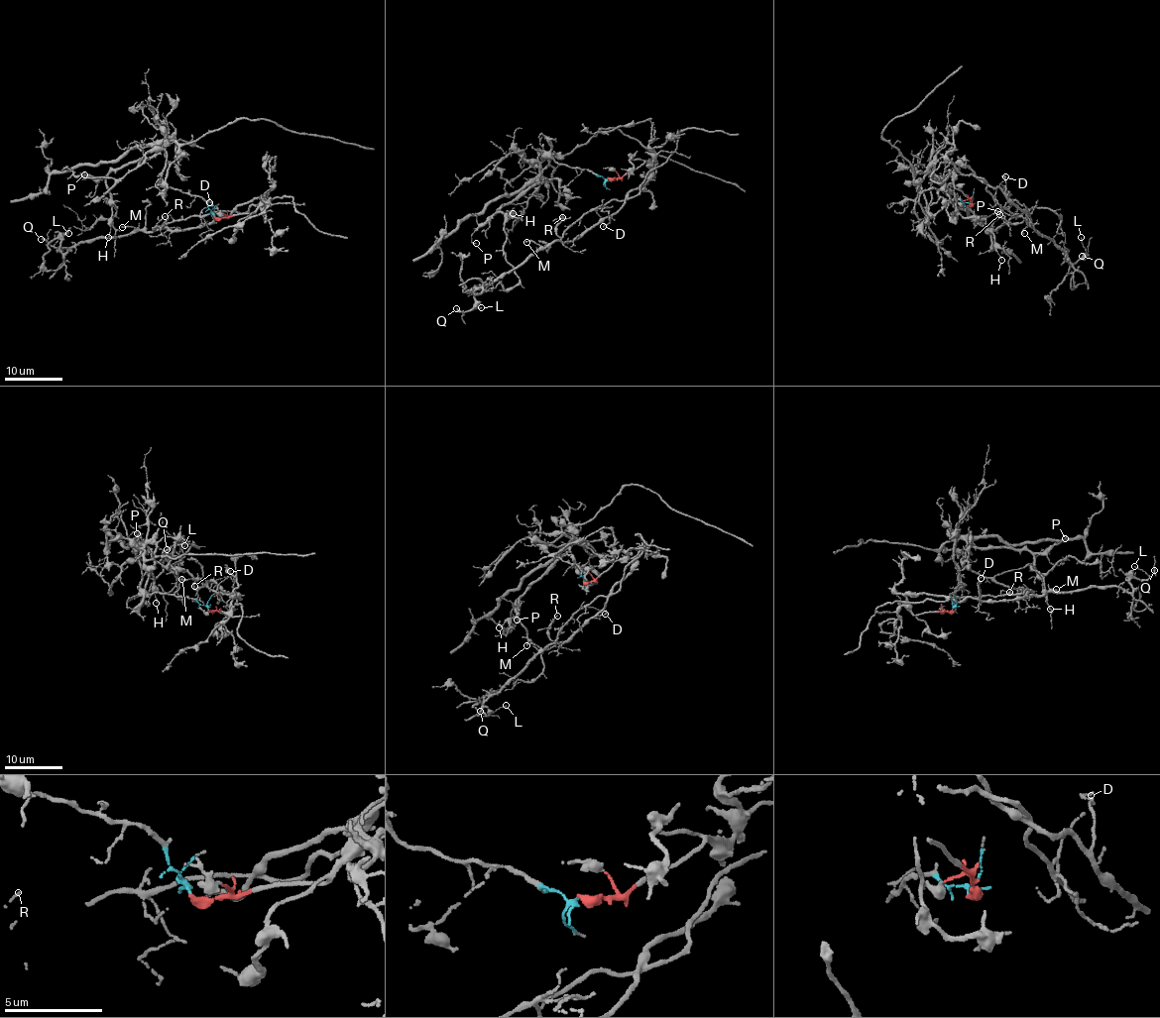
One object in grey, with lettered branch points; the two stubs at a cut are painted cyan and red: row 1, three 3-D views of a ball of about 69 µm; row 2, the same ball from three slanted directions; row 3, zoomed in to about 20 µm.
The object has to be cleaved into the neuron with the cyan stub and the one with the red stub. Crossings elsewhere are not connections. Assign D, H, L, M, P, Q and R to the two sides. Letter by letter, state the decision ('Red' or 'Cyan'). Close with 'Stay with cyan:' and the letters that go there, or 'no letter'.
D: Red
H: Cyan
L: Red
M: Red
P: Cyan
Q: Red
R: Red
Stay with cyan: H, P

